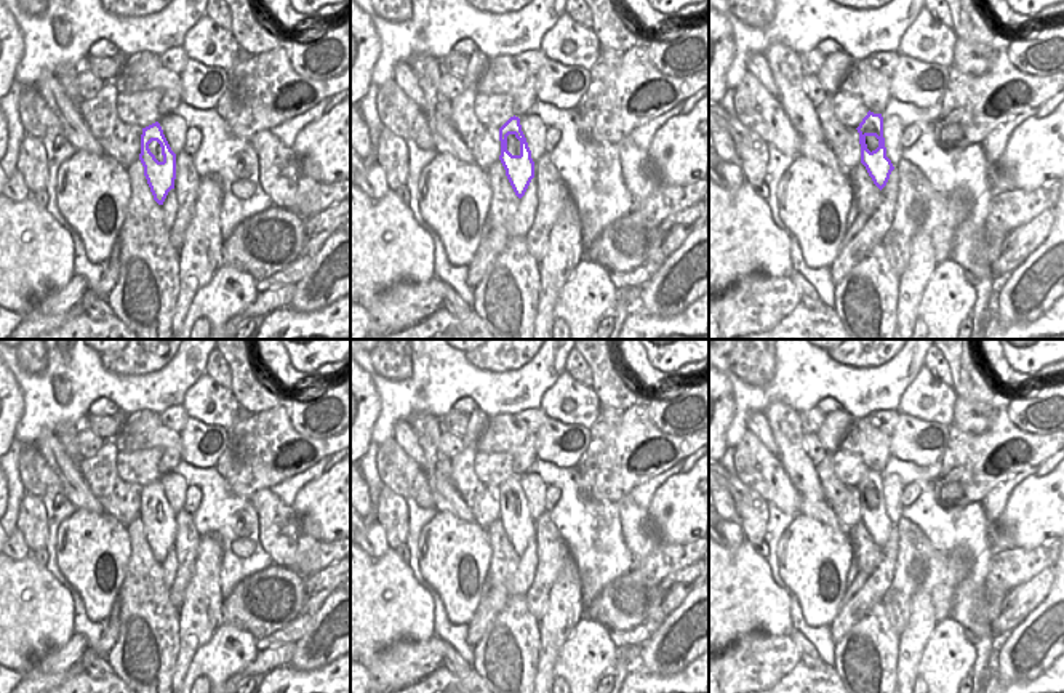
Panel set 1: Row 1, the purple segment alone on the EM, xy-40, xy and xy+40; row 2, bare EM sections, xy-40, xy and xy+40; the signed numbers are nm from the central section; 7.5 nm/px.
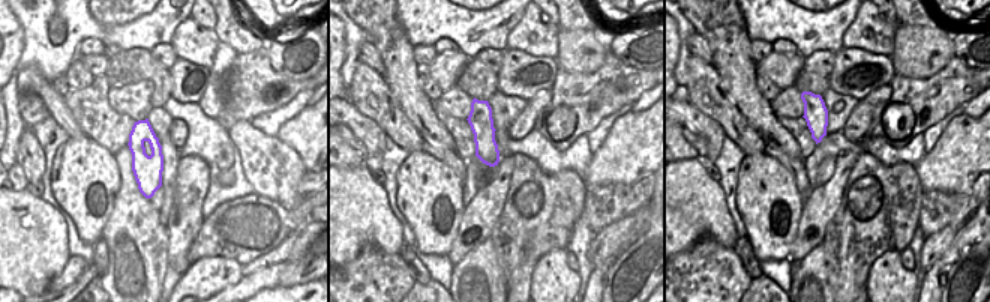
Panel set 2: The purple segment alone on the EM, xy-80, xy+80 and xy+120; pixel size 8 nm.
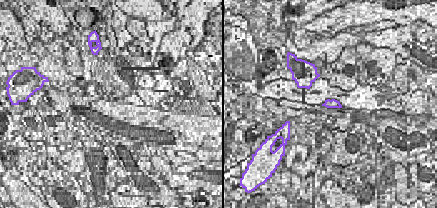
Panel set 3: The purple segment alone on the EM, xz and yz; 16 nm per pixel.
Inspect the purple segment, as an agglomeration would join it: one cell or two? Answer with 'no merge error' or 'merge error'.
no merge error

